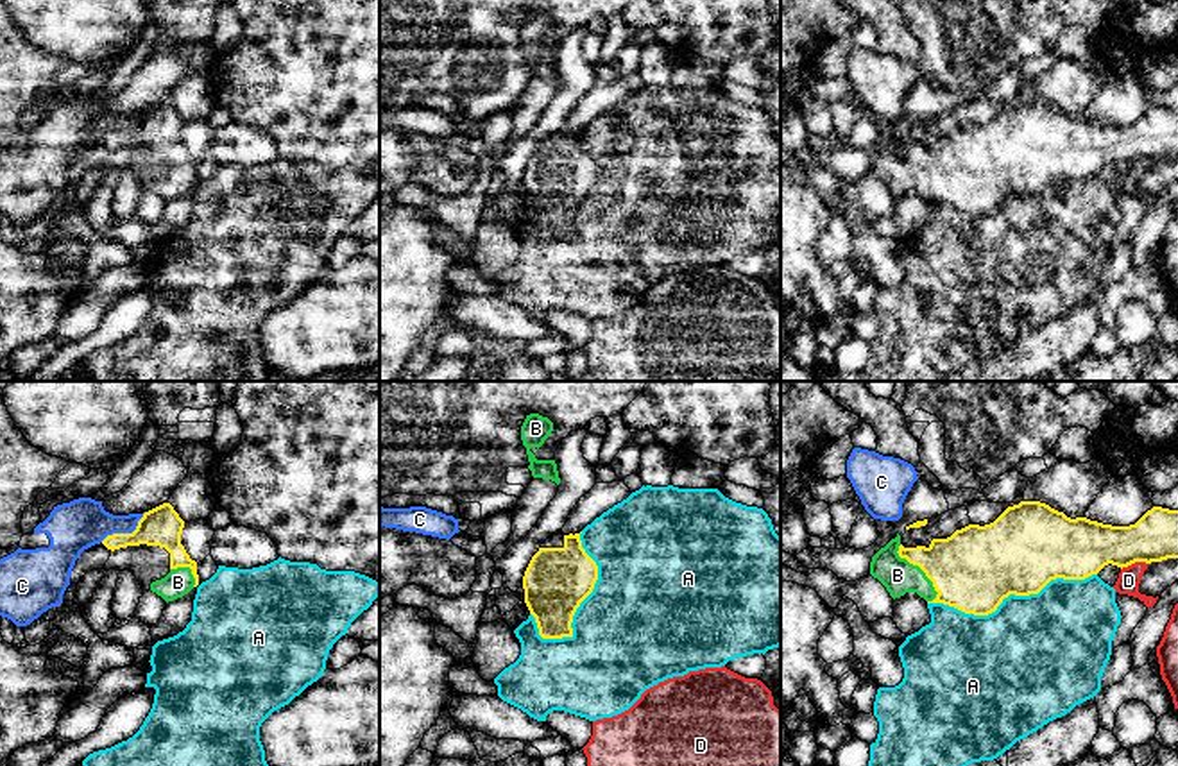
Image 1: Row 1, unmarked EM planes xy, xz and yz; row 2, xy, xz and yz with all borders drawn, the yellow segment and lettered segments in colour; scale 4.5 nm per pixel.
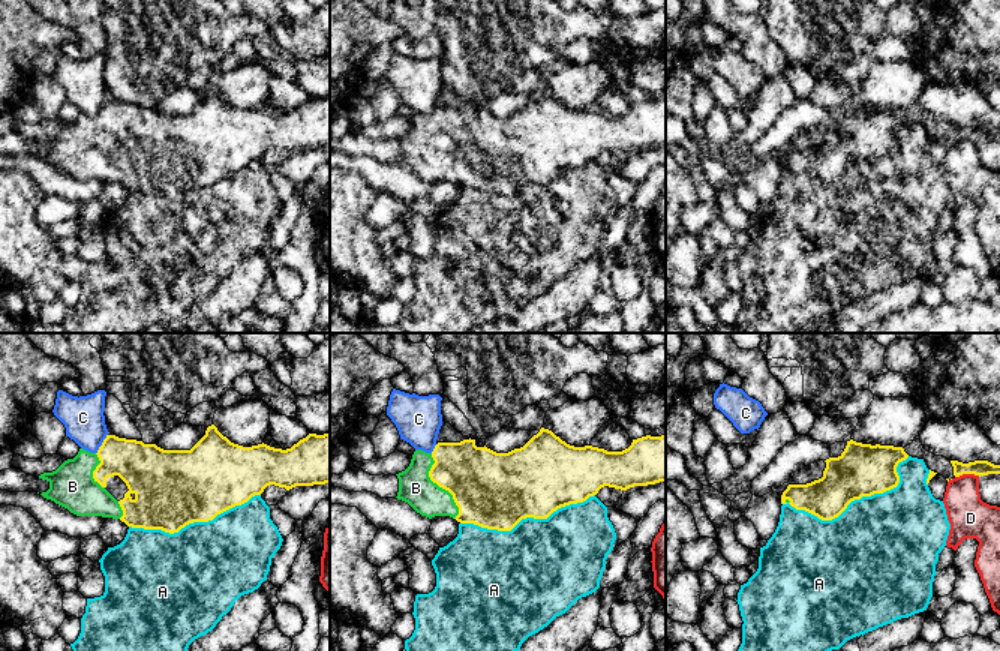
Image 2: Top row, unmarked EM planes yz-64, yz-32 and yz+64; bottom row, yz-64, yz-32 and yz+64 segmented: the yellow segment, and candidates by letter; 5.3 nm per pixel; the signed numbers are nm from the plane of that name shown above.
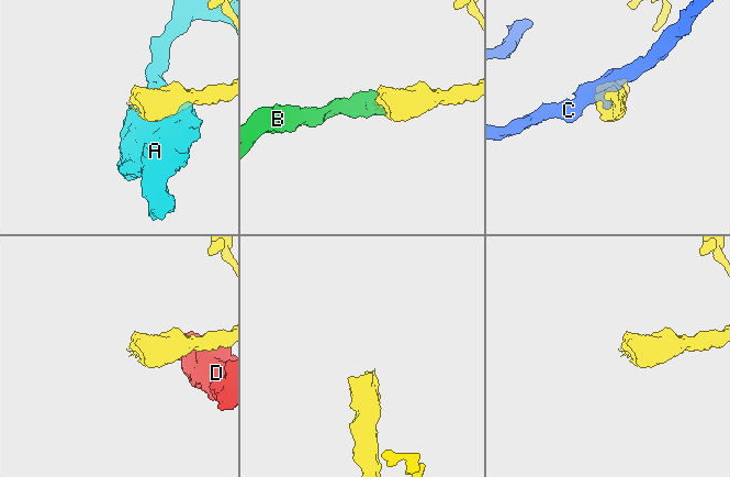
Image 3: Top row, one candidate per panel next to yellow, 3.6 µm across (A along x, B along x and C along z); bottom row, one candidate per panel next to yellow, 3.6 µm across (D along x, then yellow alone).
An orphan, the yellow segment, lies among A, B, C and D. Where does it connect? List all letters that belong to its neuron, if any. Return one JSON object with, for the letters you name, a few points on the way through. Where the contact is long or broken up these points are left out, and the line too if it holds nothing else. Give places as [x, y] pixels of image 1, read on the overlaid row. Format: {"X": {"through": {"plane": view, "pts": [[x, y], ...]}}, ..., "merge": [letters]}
{"B": {"through": {"plane": "yz", "pts": [[976, 568], [921, 568], [903, 570], [897, 575]]}}, "merge": ["B"]}

